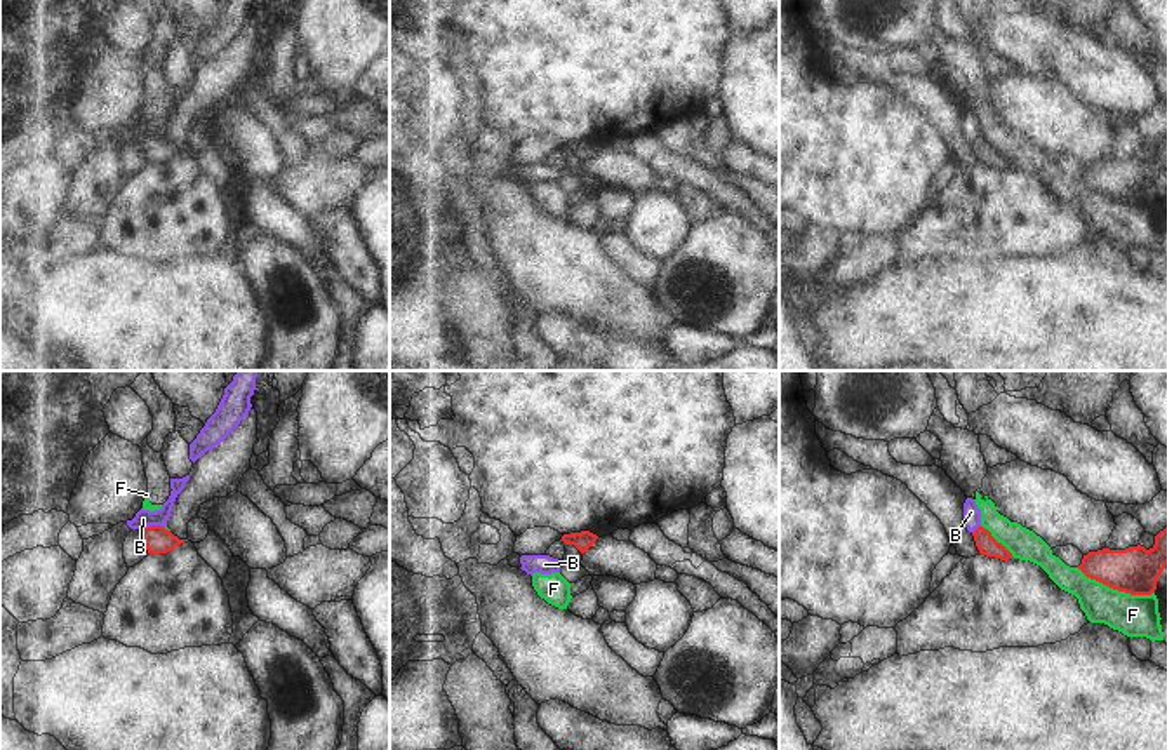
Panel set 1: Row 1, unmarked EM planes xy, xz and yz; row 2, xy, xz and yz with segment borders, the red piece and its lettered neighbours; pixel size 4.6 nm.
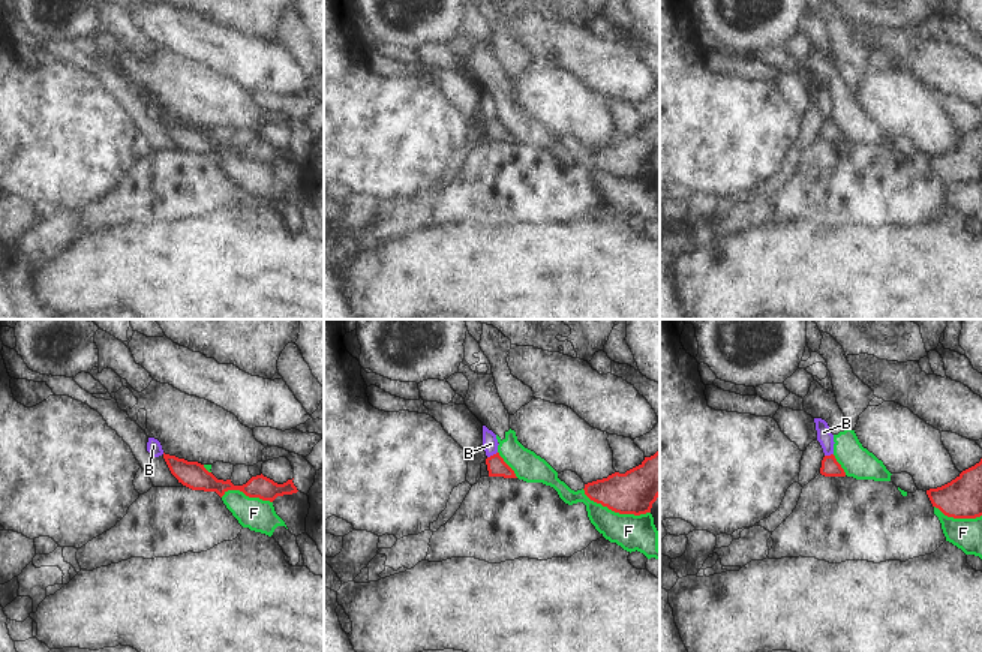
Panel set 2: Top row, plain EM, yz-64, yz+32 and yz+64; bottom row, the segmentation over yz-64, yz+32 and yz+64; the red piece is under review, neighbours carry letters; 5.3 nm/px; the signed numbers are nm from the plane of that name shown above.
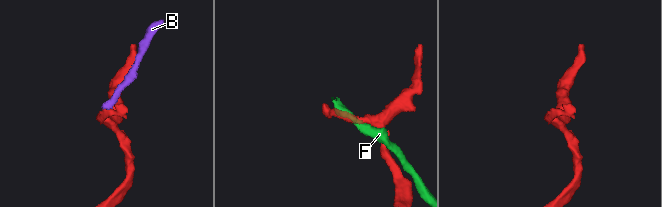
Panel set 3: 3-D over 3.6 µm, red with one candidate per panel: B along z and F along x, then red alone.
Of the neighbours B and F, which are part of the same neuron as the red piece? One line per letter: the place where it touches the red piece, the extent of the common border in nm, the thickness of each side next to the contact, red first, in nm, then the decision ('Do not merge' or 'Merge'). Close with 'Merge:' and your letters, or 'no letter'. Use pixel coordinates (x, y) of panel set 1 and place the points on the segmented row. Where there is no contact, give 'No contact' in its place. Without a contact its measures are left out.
B: Touches red at xy (152, 526). Shared border 120 nm. Thickness 130 nm (red) against 80 nm. Do not merge
F: Touches red at yz (1115, 589). Shared border 380 nm. Thickness 220 nm (red) against 190 nm. Do not merge
Merge: no letter

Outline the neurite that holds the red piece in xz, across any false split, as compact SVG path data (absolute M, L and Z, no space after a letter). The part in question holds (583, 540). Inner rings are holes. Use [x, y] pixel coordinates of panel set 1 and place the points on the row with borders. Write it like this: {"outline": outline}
{"outline": "M590 531L563 534L560 541L565 545L574 545L581 553L584 553L597 541L597 534Z"}

